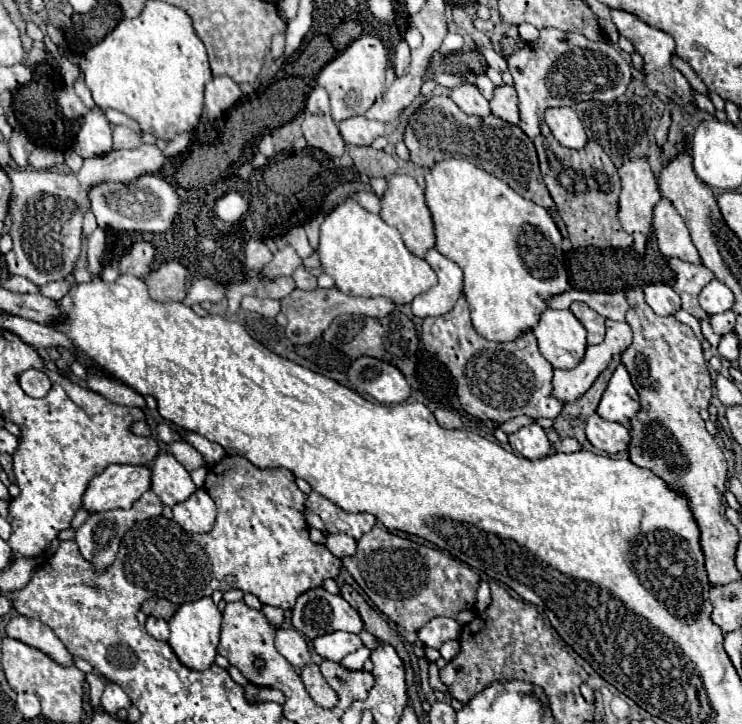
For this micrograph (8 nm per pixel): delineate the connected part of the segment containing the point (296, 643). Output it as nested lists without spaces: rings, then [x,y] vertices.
[[[278,629],[276,649],[294,667],[304,667],[304,665],[310,663],[310,651],[308,651],[306,639],[296,629]]]

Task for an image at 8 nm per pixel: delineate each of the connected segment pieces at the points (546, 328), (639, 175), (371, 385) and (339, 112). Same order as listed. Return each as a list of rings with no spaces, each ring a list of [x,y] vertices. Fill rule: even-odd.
[[[546,307],[536,323],[536,327],[532,329],[534,337],[538,339],[538,349],[540,353],[554,365],[560,369],[572,369],[578,365],[578,361],[584,357],[586,351],[586,331],[582,327],[582,323],[572,315],[570,309],[558,311],[552,307]]]
[[[636,157],[636,159],[624,161],[624,165],[618,169],[618,173],[620,173],[620,179],[622,179],[618,219],[620,219],[620,225],[624,227],[624,231],[634,237],[634,249],[640,251],[640,253],[644,253],[646,237],[648,237],[650,227],[652,227],[652,209],[660,201],[662,195],[660,195],[656,177],[654,177],[654,173],[652,173],[650,163],[648,163],[646,157]]]
[[[374,357],[356,359],[348,369],[348,379],[356,391],[364,391],[386,405],[404,403],[412,395],[412,387],[404,373]]]
[[[362,35],[318,73],[316,81],[330,95],[330,107],[332,107],[330,113],[336,123],[354,115],[364,115],[374,105],[374,101],[382,97],[386,83],[384,77],[386,65],[388,65],[388,53],[382,41],[372,35]]]

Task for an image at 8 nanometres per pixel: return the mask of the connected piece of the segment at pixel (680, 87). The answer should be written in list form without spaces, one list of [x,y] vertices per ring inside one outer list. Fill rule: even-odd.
[[[612,9],[612,21],[614,21],[614,25],[618,27],[620,35],[624,35],[628,41],[634,43],[636,53],[640,53],[640,55],[644,57],[644,61],[646,61],[646,67],[644,67],[646,85],[648,85],[660,99],[680,103],[680,105],[684,105],[688,111],[692,111],[692,109],[694,109],[692,87],[690,87],[690,83],[684,79],[684,75],[682,75],[678,69],[674,69],[672,63],[670,63],[670,57],[672,57],[672,53],[674,53],[674,39],[672,39],[668,33],[664,33],[664,31],[660,31],[660,29],[656,29],[656,27],[644,23],[644,21],[642,21],[640,17],[636,17],[634,13],[628,13],[628,11],[622,11],[622,9]]]

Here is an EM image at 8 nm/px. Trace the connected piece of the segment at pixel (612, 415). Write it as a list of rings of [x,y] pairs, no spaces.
[[[620,363],[602,395],[602,401],[598,405],[598,415],[608,421],[626,423],[636,415],[638,409],[640,409],[638,393],[630,381],[626,367]]]

